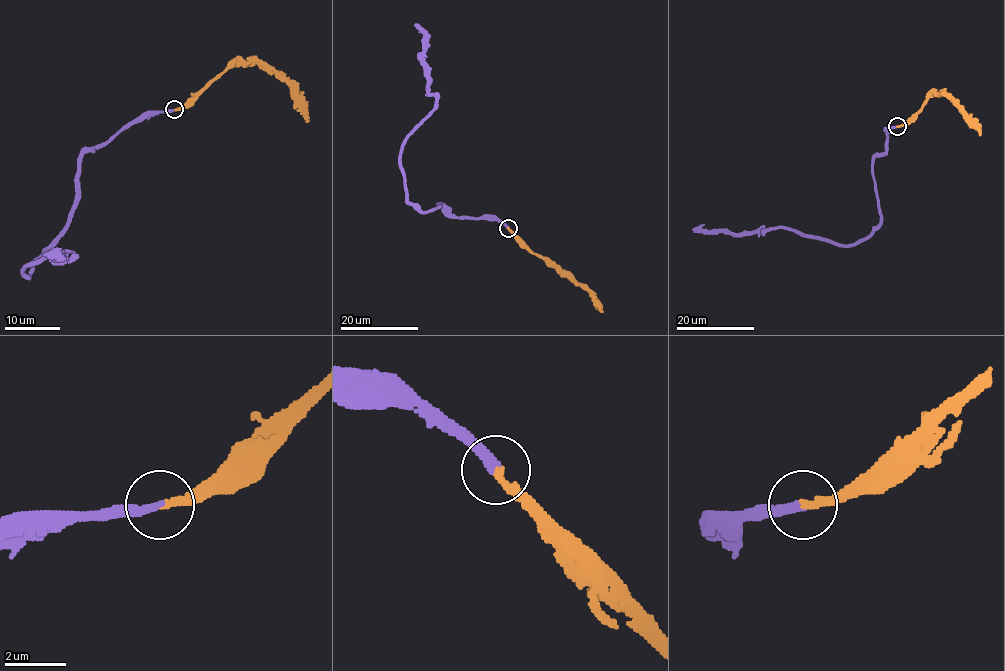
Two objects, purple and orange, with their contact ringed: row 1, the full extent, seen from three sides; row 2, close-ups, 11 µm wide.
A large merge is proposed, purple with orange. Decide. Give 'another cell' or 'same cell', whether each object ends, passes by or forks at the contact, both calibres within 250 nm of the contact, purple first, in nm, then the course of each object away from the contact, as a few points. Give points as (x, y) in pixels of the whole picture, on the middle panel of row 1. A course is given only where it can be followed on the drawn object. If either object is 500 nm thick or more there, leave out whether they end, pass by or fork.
same cell; purple ends there; orange ends there; 280 nm thick on the purple side, 240 nm on the other; purple runs (507, 228), (457, 217), (442, 204), (419, 211), (407, 200), (400, 152), (435, 103), (416, 23); orange runs (507, 228), (534, 253), (577, 283), (581, 283), (603, 312)

